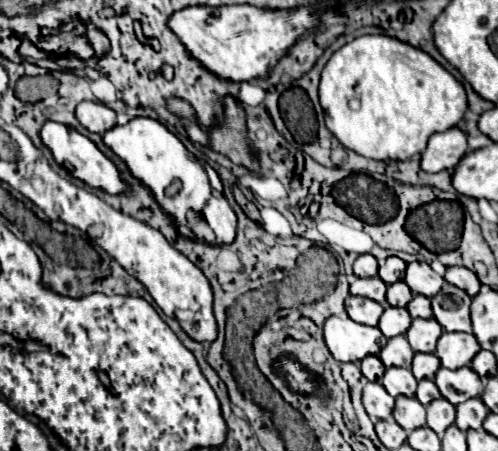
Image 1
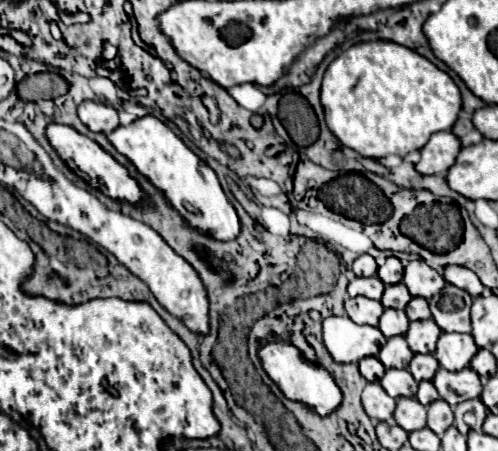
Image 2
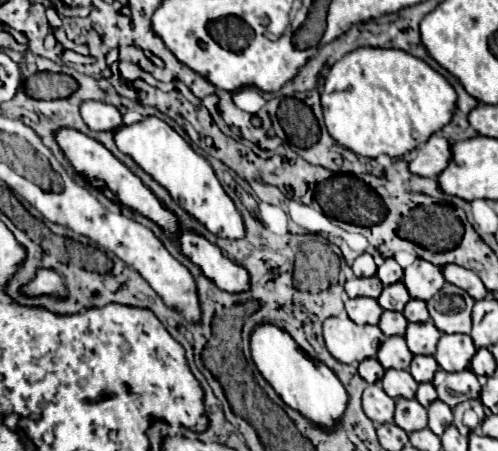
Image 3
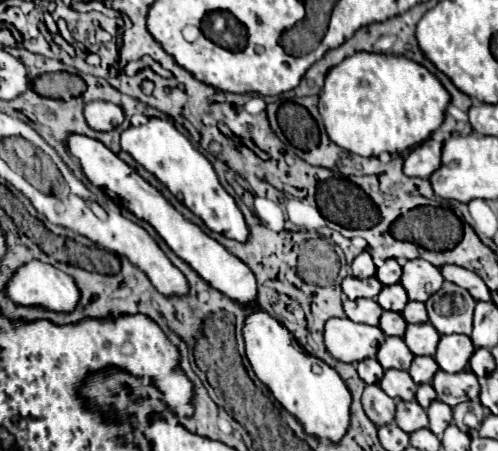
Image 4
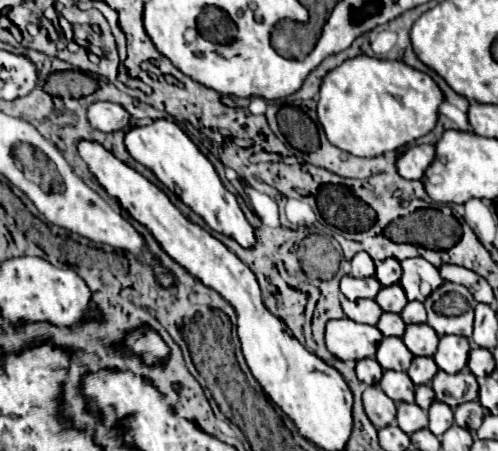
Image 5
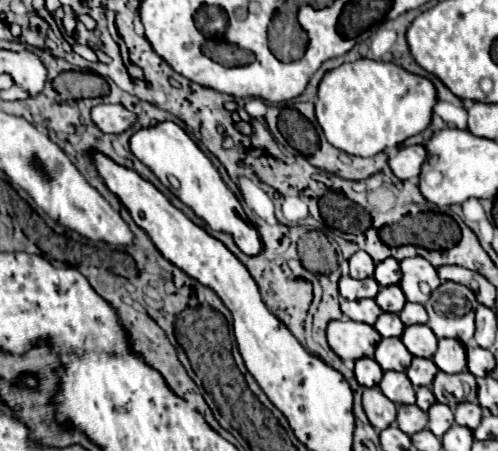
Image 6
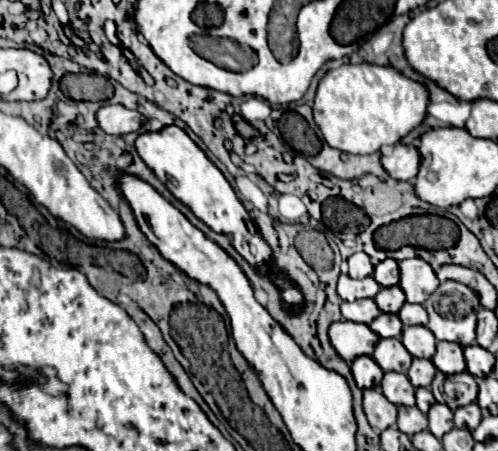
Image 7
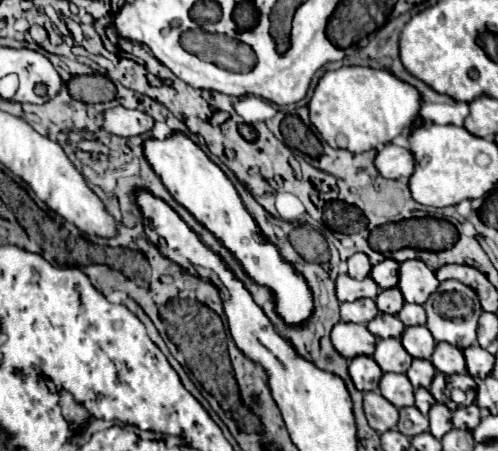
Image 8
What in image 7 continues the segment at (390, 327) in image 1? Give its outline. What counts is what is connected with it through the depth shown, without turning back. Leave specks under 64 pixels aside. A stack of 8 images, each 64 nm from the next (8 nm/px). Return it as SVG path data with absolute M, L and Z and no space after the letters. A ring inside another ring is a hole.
M380 314L372 324L370 330L376 332L380 338L400 338L402 322L396 314Z

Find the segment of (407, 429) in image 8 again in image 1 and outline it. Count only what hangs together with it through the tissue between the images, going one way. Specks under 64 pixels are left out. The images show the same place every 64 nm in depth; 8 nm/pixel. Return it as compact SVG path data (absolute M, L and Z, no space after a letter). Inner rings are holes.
M398 396L394 406L394 420L410 434L416 428L426 426L426 410L416 398Z

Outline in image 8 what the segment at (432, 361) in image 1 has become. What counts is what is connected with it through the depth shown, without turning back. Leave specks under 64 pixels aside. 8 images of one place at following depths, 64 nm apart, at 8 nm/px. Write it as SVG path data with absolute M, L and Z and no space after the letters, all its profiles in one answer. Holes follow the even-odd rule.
M412 360L412 366L406 372L414 388L428 388L428 384L432 384L434 380L434 374L436 368L432 368L430 360Z

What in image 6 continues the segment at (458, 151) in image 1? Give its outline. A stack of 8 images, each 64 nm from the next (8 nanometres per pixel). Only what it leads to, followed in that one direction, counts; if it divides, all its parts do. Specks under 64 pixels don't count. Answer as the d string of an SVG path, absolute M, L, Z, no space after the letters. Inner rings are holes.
M402 146L388 158L388 166L400 180L414 180L420 174L420 166L426 160L424 146Z

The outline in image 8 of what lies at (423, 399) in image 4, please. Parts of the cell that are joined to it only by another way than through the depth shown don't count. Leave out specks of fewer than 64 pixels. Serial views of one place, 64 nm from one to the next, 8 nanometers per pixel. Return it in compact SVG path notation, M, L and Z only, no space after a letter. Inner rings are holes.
M416 388L416 408L422 412L422 414L428 414L430 406L436 402L432 400L432 394L426 390L426 388Z

